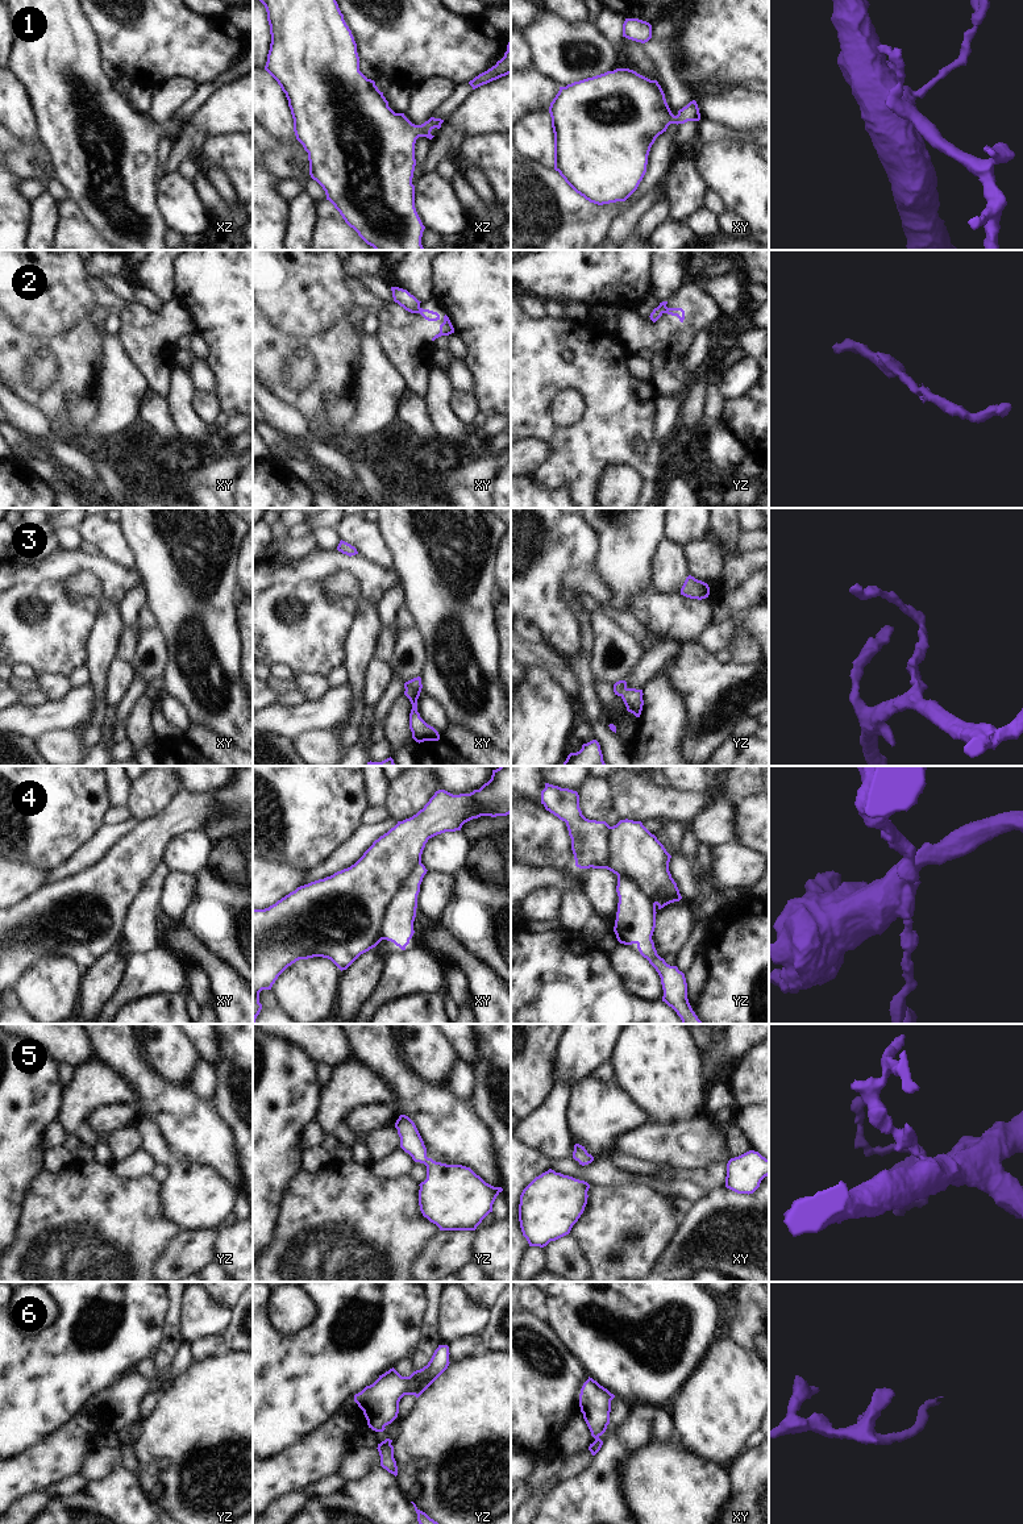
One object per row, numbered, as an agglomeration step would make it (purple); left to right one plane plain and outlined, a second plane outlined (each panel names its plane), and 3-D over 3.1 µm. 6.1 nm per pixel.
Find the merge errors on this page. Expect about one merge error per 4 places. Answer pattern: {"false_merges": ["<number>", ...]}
{"false_merges": ["2"]}

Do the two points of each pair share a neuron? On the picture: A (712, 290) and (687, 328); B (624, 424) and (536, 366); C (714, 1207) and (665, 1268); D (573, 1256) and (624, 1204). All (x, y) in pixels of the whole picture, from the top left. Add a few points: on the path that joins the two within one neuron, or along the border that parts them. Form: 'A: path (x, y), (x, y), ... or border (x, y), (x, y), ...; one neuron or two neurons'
A: border (694, 283), (715, 302), (720, 311); two neurons
B: path (602, 402), (574, 374), (558, 374); one neuron
C: path (702, 1221), (682, 1243), (680, 1253); one neuron
D: border (569, 1233), (590, 1268); two neurons

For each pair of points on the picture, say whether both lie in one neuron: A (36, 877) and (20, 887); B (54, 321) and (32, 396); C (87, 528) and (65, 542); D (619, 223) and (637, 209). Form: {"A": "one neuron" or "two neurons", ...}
{"A": "one neuron", "B": "two neurons", "C": "two neurons", "D": "one neuron"}

